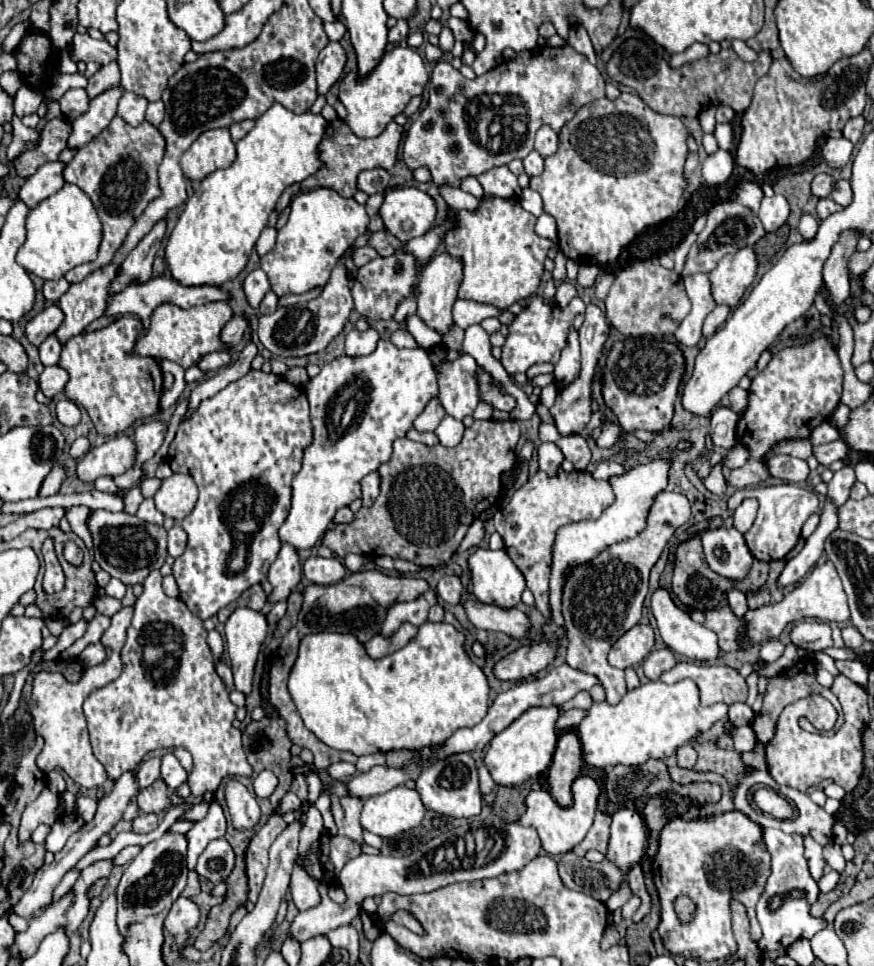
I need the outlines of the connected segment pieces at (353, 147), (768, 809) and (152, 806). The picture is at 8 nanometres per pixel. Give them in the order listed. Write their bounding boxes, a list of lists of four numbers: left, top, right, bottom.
[[277,120,403,212],[753,788,793,818],[137,778,171,814]]

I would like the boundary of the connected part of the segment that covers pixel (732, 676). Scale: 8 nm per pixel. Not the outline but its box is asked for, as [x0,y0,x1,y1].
[661,662,747,706]

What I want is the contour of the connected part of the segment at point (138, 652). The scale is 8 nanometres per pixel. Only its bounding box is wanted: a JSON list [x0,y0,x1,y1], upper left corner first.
[83,570,253,796]

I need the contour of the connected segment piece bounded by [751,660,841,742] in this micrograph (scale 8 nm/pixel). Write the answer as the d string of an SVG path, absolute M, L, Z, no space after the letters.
M811 660L809 662L797 662L787 672L777 674L775 678L771 678L771 682L767 684L767 692L763 696L763 708L751 724L751 728L757 734L757 740L769 742L773 738L775 724L777 724L777 718L779 718L781 710L787 704L791 704L799 698L805 698L809 694L821 694L821 696L825 696L833 702L837 712L841 710L841 704L833 696L833 692L829 688L823 688L817 682L815 662L811 662Z

